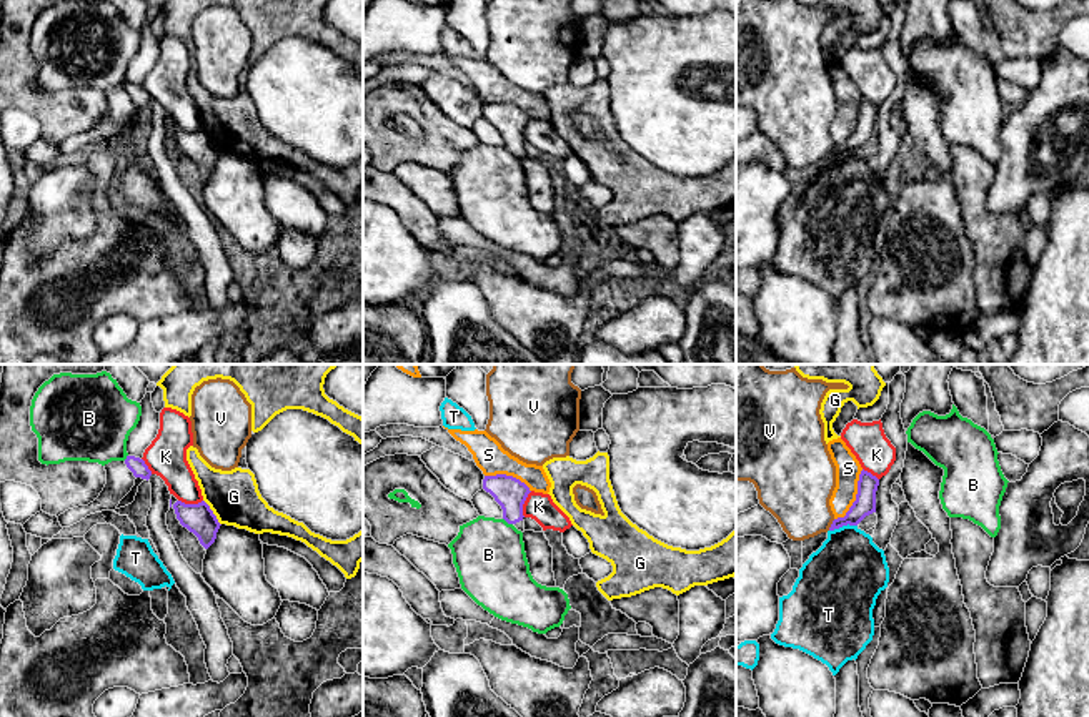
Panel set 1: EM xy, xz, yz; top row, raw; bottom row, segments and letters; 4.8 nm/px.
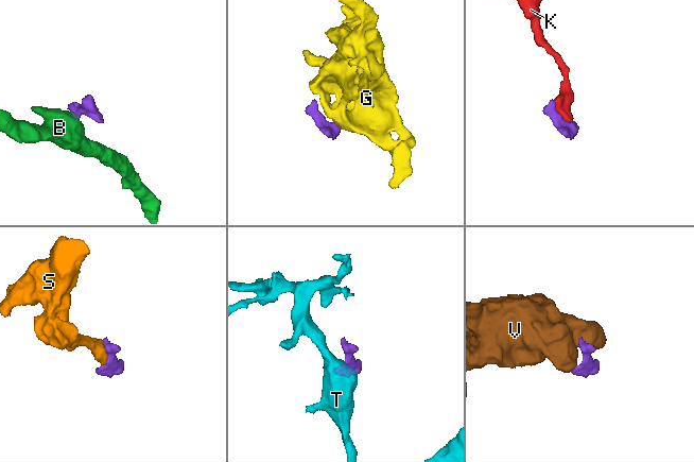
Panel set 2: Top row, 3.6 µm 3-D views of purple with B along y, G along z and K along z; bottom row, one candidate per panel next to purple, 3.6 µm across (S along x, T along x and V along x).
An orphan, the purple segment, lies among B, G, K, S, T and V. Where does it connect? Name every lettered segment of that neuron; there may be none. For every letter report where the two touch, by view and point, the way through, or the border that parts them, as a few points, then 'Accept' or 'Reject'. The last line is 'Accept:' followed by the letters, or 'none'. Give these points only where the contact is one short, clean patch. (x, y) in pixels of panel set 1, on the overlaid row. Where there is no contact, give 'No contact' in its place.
B: Touches purple at xz (508, 523). Boundary: xz (503, 518), (512, 524). Reject
G: Touches purple at xy (212, 513). Boundary: xy (203, 499), (220, 524). Reject
K: Touches purple at xz (523, 503). Boundary: xz (532, 491), (523, 504), (523, 516). Reject
S: Touches purple at yz (856, 498). Reject
T: Touches purple at yz (843, 524). Boundary: yz (856, 524), (843, 524), (830, 531). Reject
V: Touches purple at yz (831, 524). Boundary: yz (835, 519), (828, 529). Reject
Accept: none

